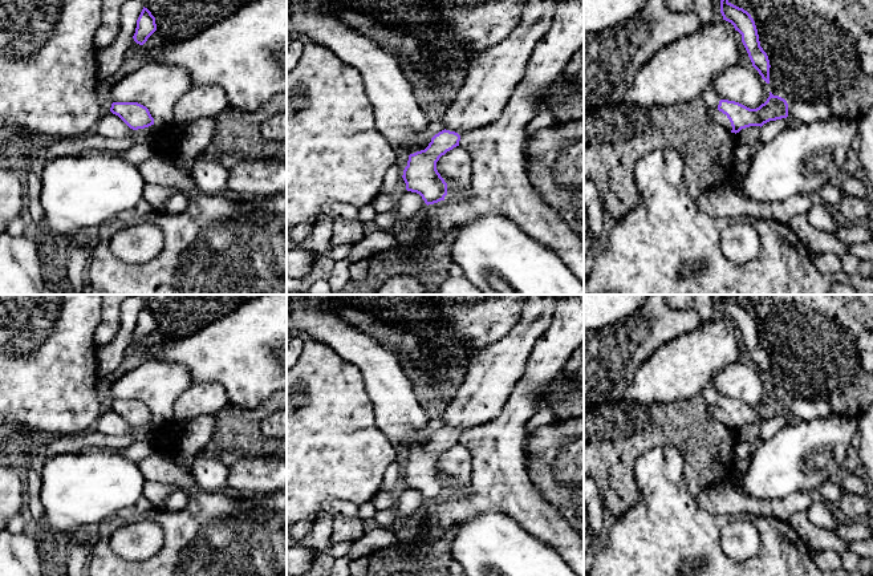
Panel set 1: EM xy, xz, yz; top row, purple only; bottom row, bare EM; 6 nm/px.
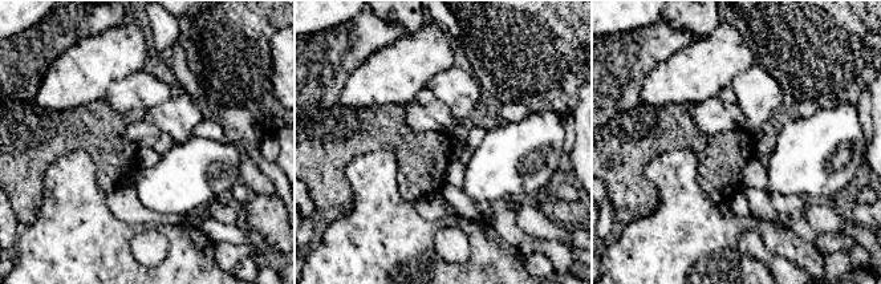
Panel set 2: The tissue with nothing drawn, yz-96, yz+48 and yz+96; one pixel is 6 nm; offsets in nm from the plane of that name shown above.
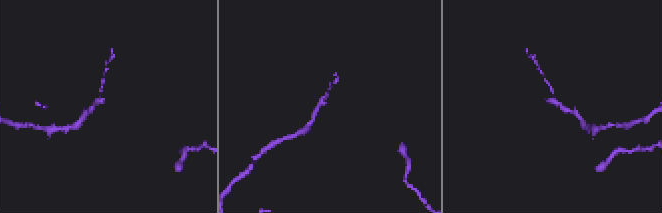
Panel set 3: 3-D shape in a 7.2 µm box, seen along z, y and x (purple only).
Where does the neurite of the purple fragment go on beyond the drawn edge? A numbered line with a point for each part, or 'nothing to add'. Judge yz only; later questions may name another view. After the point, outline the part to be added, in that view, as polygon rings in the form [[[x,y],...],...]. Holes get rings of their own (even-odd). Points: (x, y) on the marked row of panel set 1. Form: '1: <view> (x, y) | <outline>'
1: yz (713, 114) | [[[707,109],[707,118],[719,126],[723,126],[728,131],[732,130],[731,122],[727,115],[718,109]]]

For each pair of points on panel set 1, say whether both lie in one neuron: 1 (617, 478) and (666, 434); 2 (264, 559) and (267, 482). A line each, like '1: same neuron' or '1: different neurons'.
1: same neuron
2: different neurons

